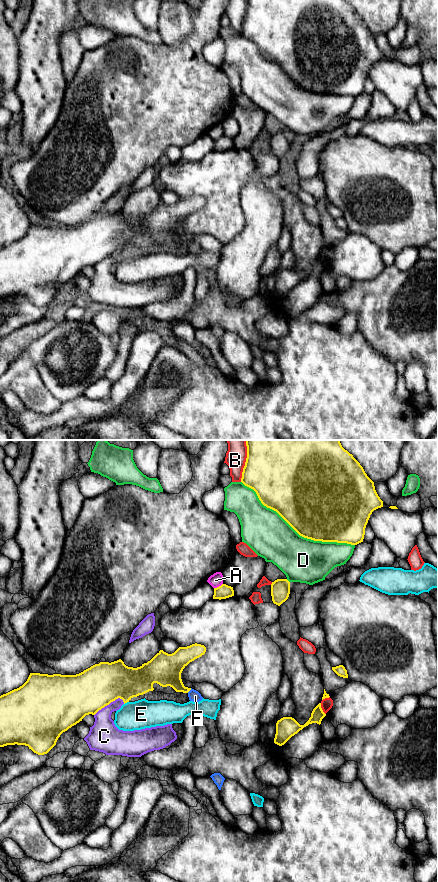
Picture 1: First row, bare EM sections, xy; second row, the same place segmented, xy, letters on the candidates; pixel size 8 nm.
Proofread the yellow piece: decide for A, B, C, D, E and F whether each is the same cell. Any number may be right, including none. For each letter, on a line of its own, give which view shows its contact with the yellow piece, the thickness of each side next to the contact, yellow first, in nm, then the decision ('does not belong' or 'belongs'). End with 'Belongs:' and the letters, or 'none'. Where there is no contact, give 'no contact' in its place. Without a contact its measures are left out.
A: xy | 120/110 nm | does not belong
B: xy | 500/160 nm | does not belong
C: xy | 340/220 nm | does not belong
D: xy | 500/360 nm | does not belong
E: xy | 320/240 nm | does not belong
F: xy | 260/90 nm | belongs
Belongs: F

